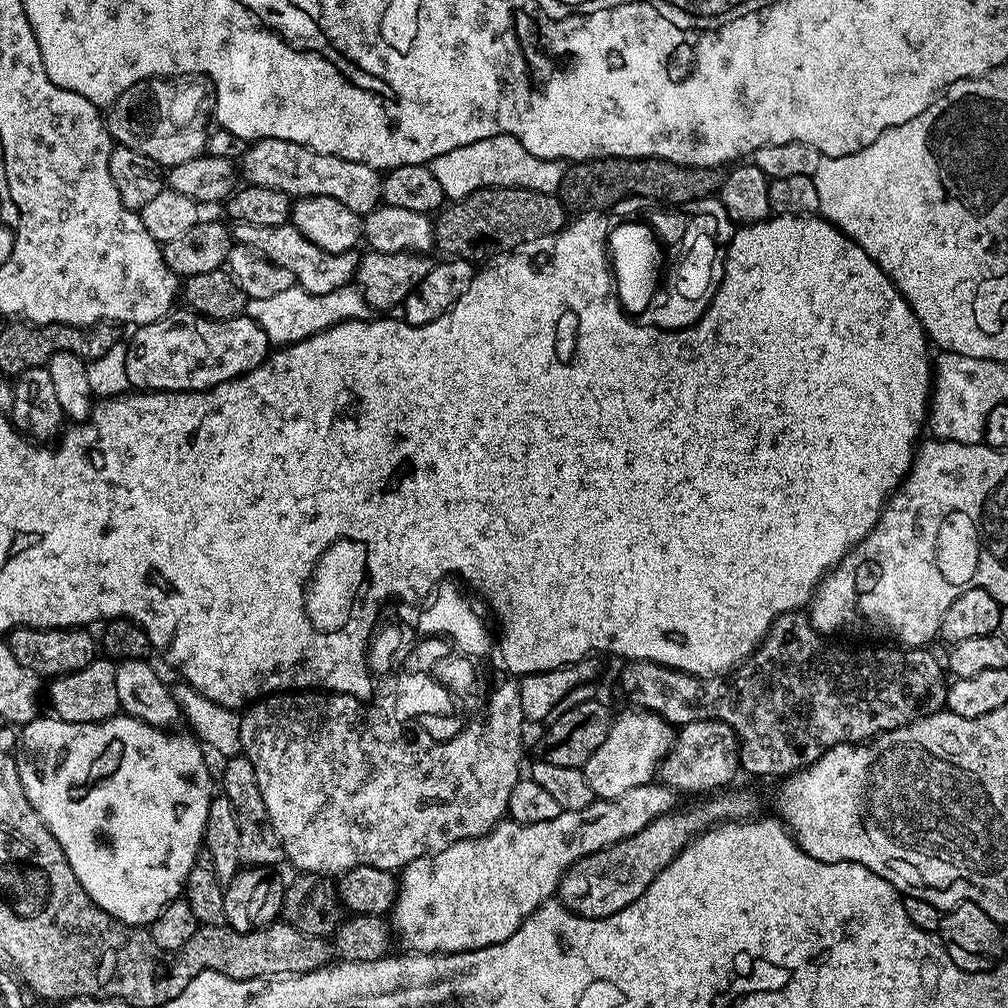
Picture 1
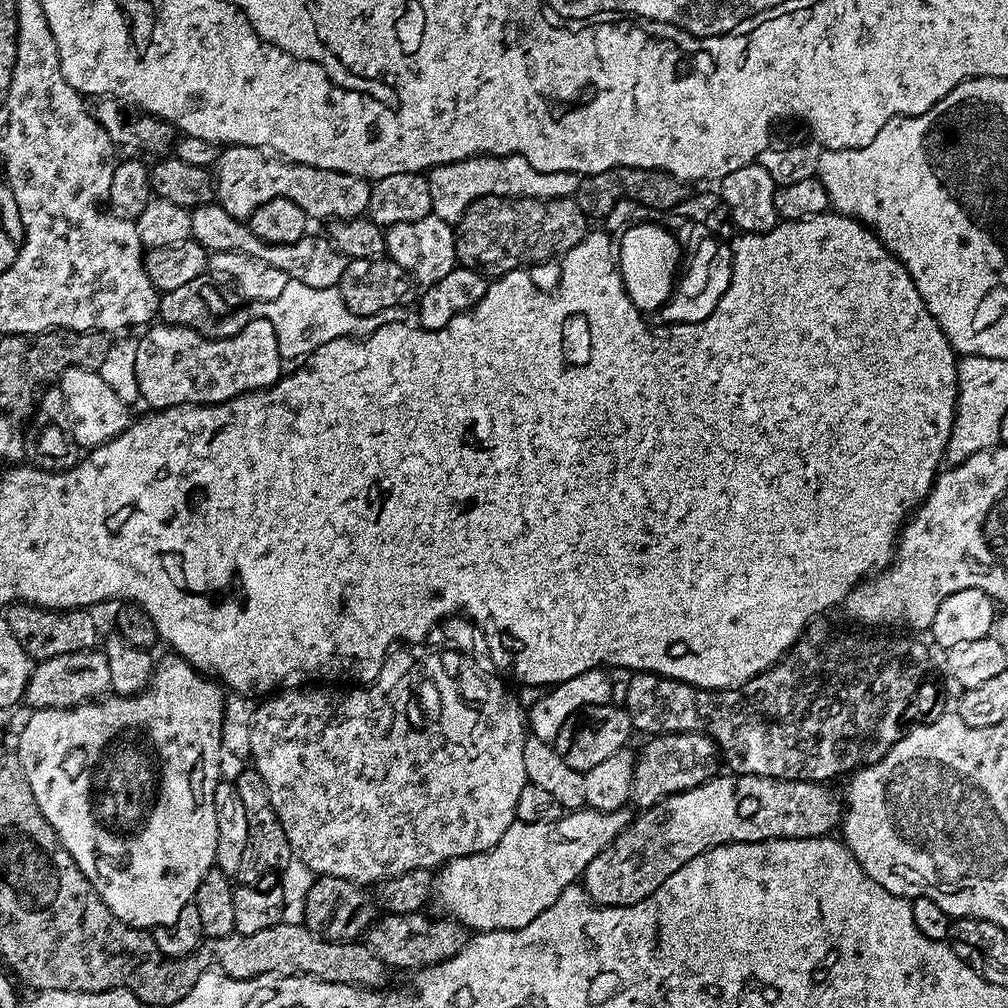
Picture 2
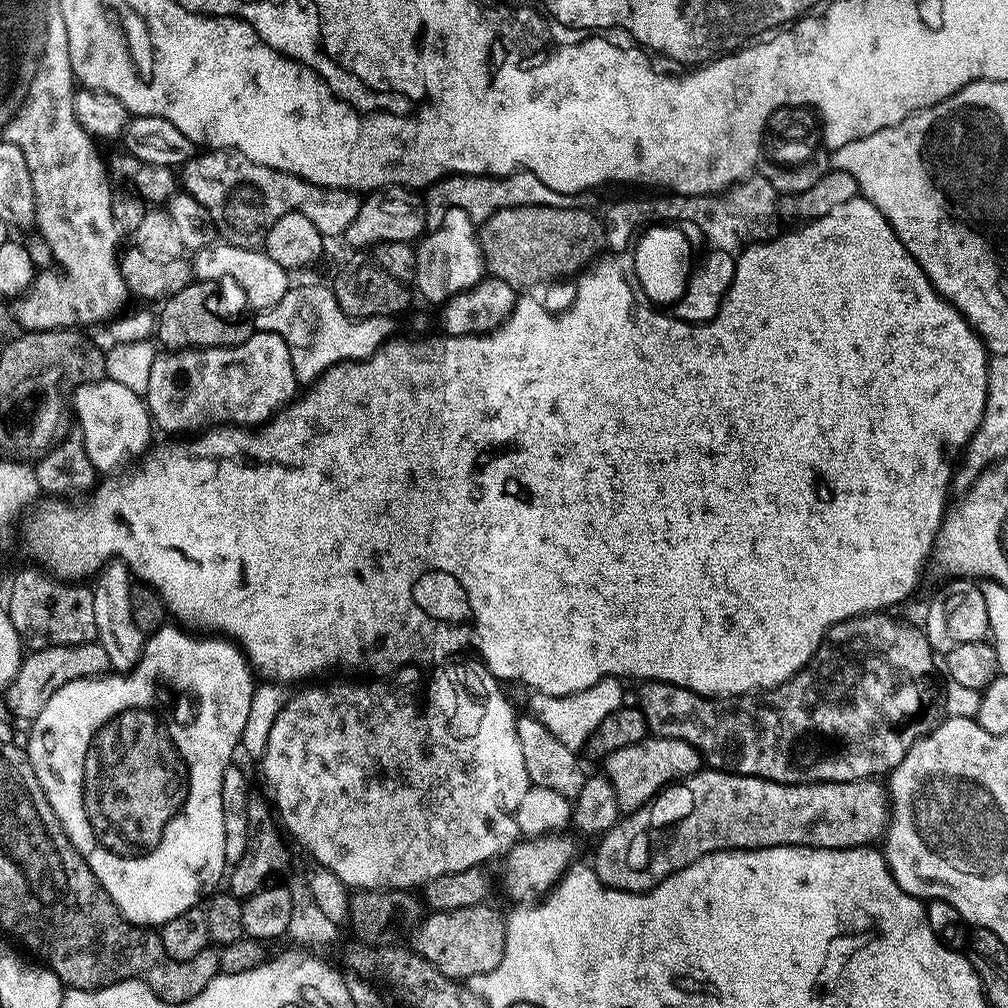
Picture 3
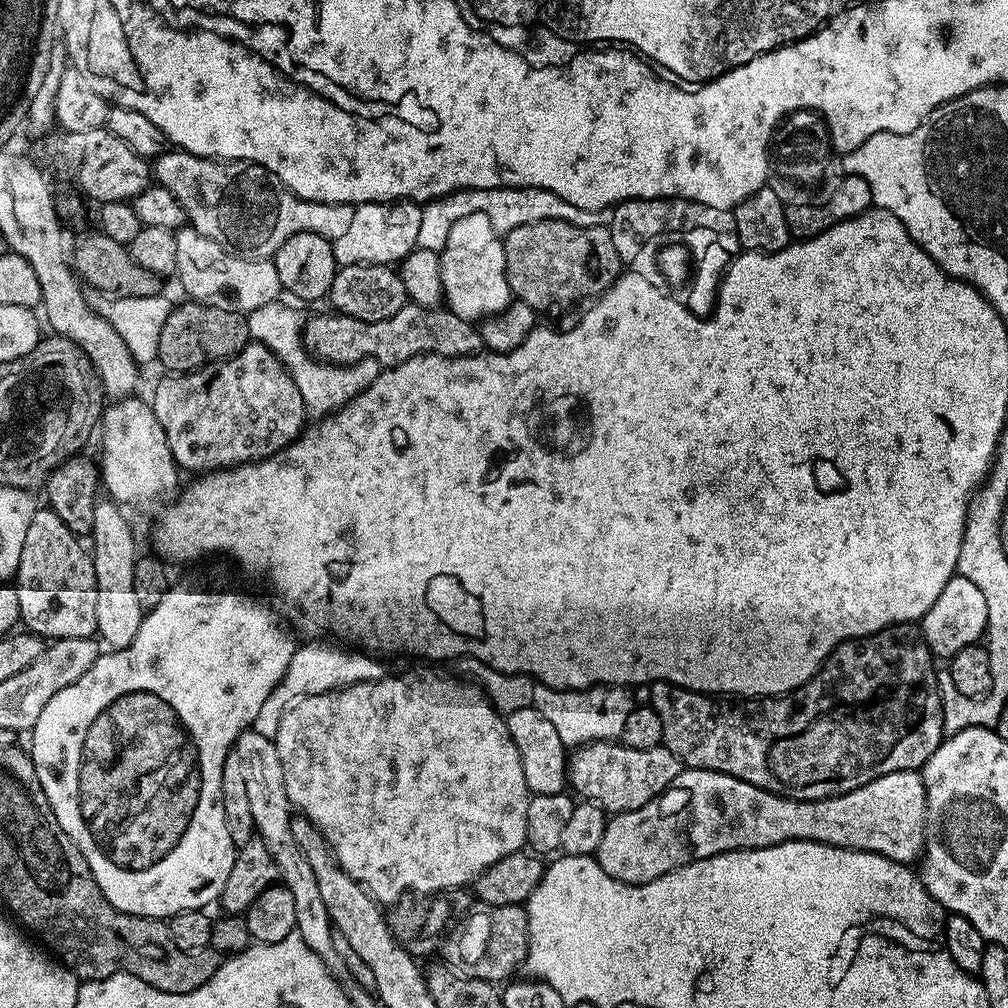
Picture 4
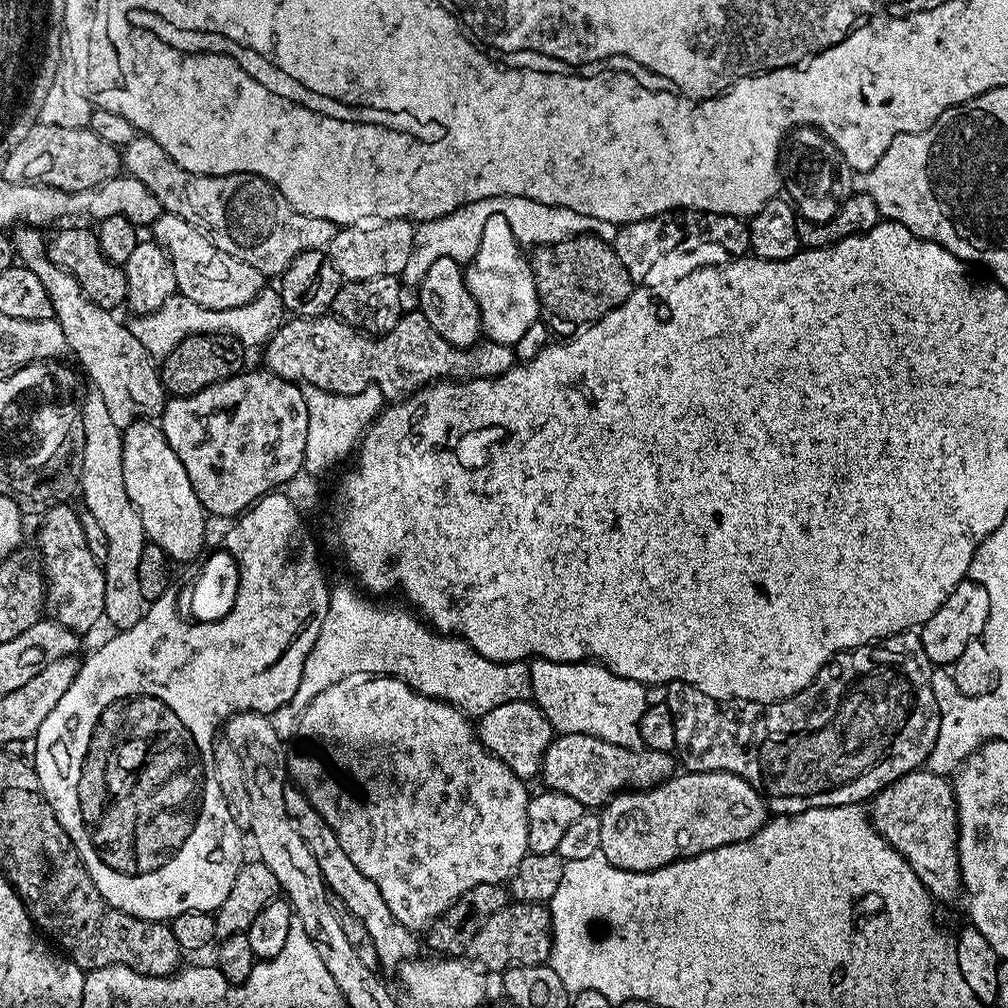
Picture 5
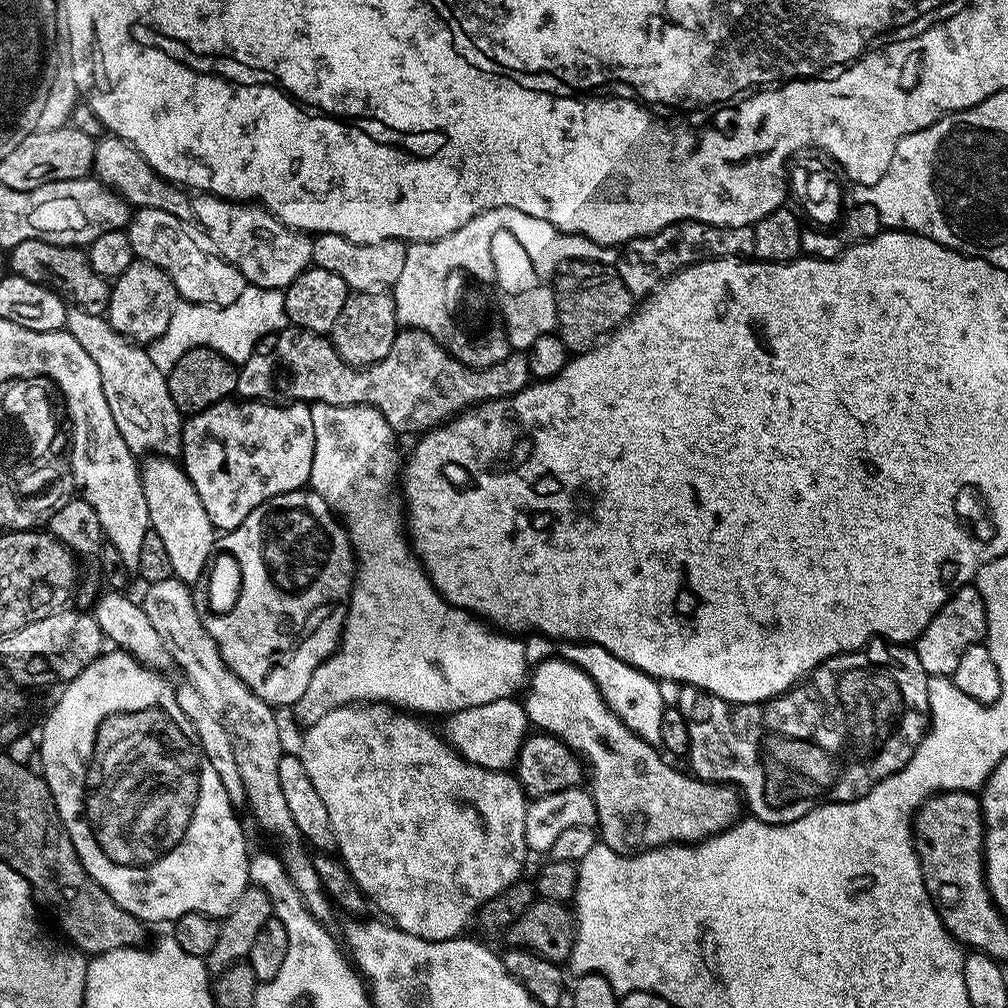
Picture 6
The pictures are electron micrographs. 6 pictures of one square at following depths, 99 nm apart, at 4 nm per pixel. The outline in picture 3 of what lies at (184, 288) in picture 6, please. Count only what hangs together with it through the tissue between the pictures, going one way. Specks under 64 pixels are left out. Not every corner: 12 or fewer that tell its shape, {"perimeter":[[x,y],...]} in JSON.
{"perimeter":[[195,249],[197,281],[233,280],[252,310],[288,293],[289,269],[263,250]]}

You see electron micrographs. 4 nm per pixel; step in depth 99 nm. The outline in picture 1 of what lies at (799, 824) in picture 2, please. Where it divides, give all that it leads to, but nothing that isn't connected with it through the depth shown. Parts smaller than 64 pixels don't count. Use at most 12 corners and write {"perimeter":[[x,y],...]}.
{"perimeter":[[728,791],[583,856],[559,903],[601,920],[629,908],[701,832],[757,815]]}

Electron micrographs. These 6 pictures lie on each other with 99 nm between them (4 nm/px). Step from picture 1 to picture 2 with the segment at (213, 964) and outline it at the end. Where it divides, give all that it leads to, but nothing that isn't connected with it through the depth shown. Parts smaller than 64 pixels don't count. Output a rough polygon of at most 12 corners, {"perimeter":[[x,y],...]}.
{"perimeter":[[303,923],[218,938],[204,956],[236,980],[314,974],[380,990],[390,969],[364,942]]}

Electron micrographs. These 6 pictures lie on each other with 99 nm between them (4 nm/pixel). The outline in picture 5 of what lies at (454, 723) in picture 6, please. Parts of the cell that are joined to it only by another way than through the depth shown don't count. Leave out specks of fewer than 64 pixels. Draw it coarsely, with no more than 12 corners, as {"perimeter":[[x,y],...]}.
{"perimeter":[[531,699],[479,717],[484,749],[516,777],[540,776],[554,733]]}

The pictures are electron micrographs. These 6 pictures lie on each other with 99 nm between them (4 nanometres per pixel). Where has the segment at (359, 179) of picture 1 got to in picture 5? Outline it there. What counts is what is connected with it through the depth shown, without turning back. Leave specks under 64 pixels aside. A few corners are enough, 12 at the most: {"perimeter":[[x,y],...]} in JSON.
{"perimeter":[[136,134],[127,175],[266,278],[338,231],[261,176],[207,176]]}

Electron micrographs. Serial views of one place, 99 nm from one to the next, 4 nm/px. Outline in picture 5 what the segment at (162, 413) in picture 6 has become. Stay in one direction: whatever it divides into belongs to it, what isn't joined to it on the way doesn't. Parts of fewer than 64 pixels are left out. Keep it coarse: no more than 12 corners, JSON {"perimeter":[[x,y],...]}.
{"perimeter":[[36,226],[11,233],[68,352],[114,426],[159,417],[166,391],[127,323],[90,302]]}

